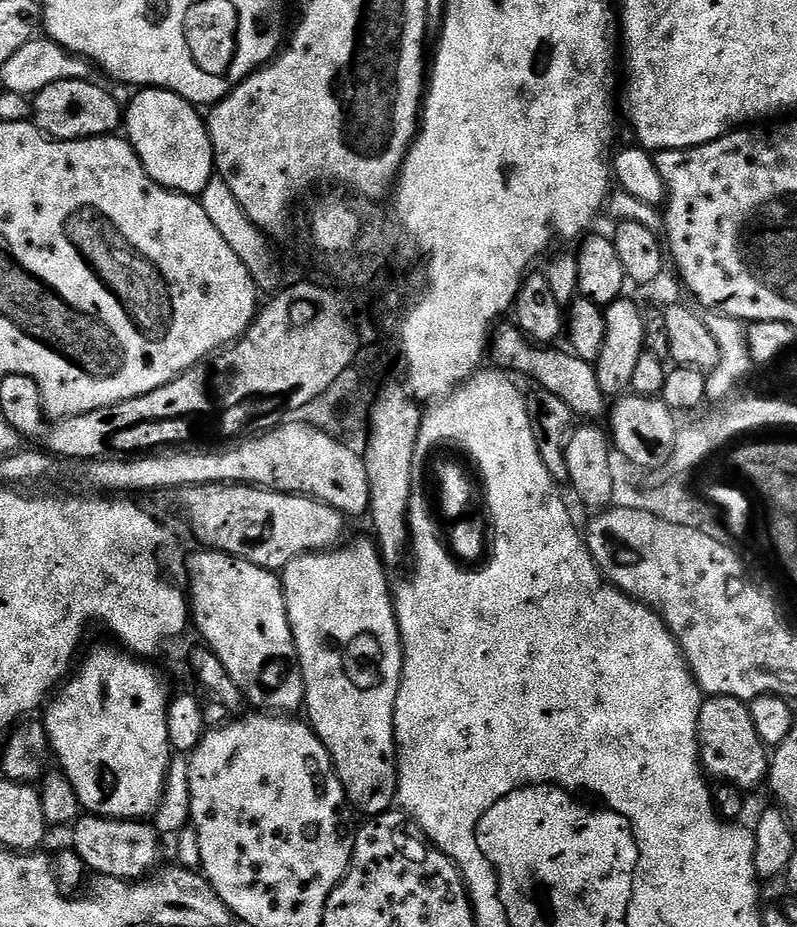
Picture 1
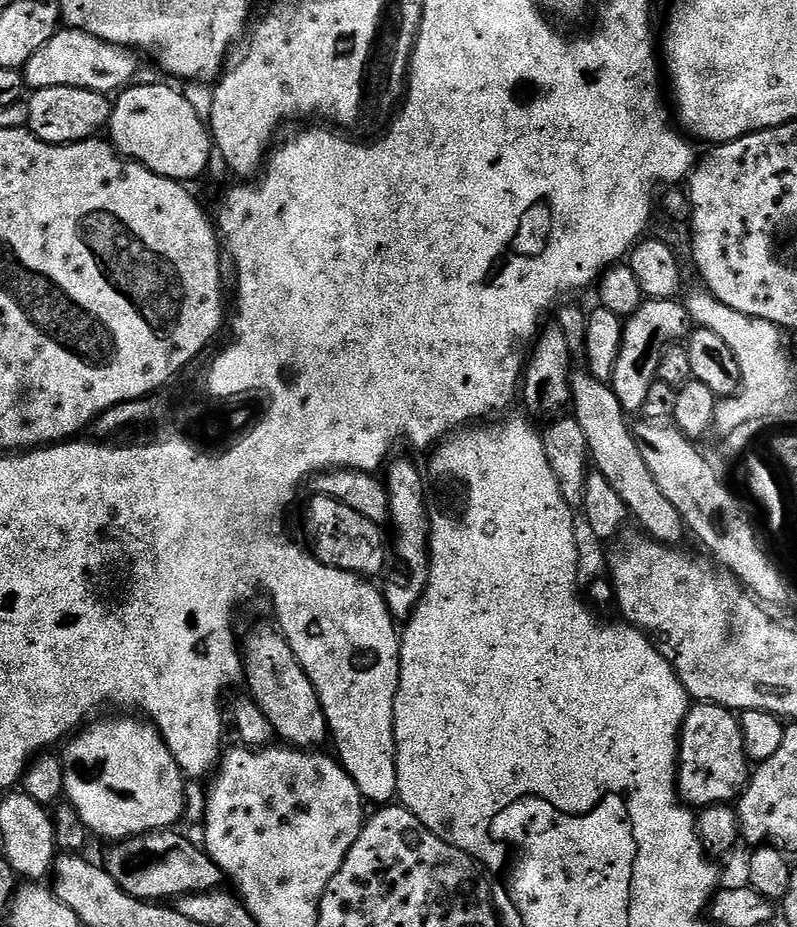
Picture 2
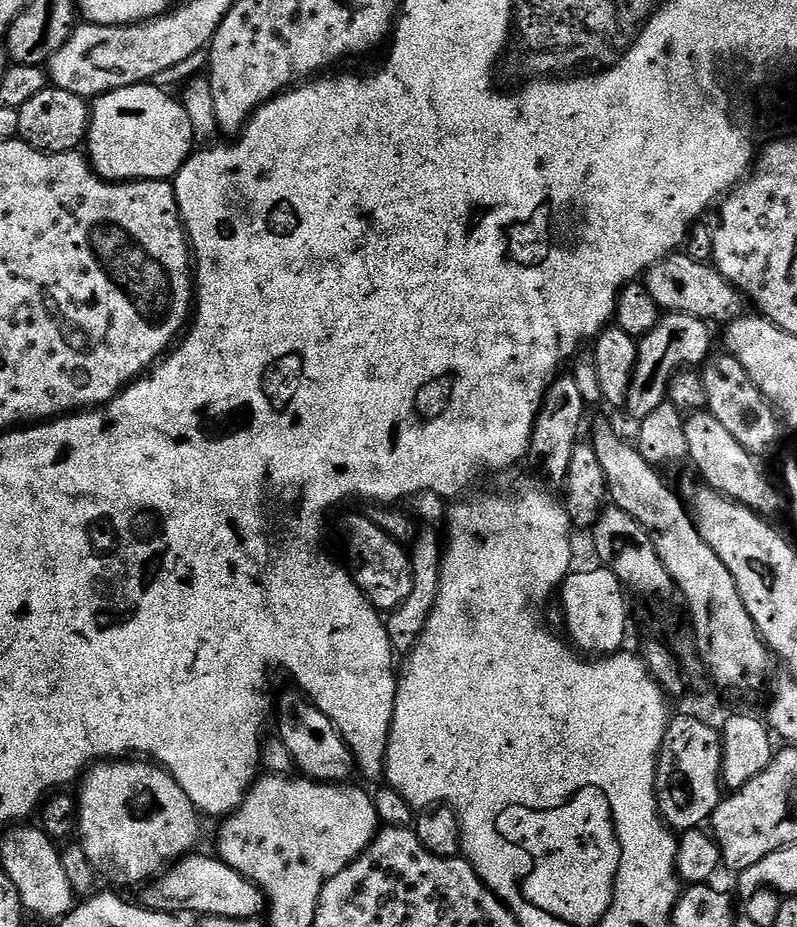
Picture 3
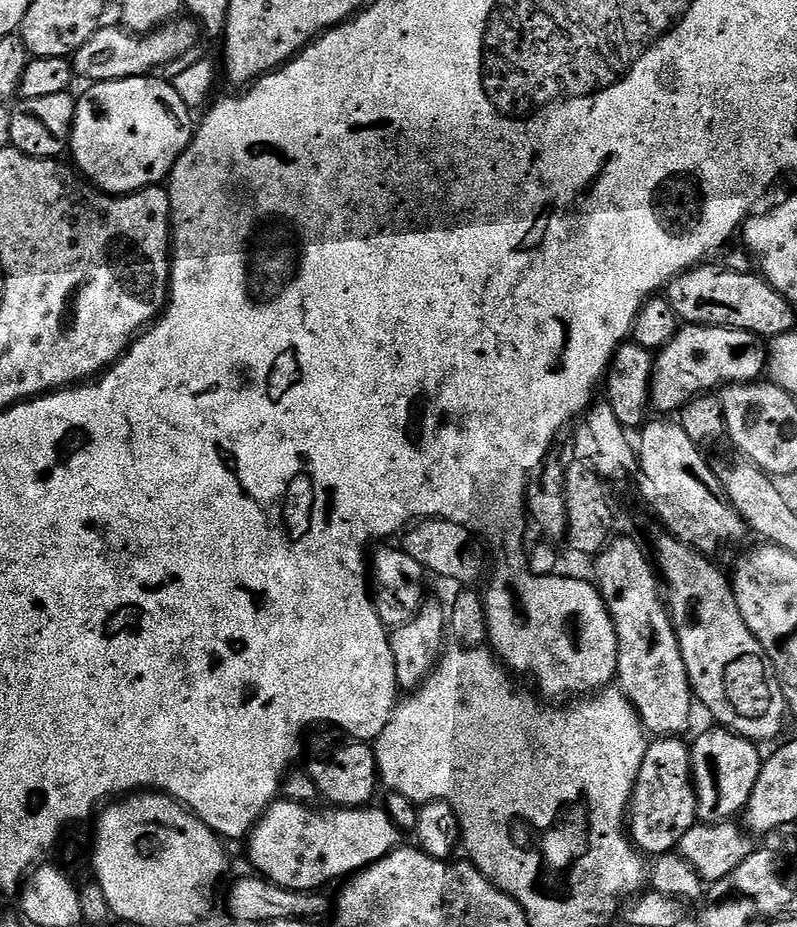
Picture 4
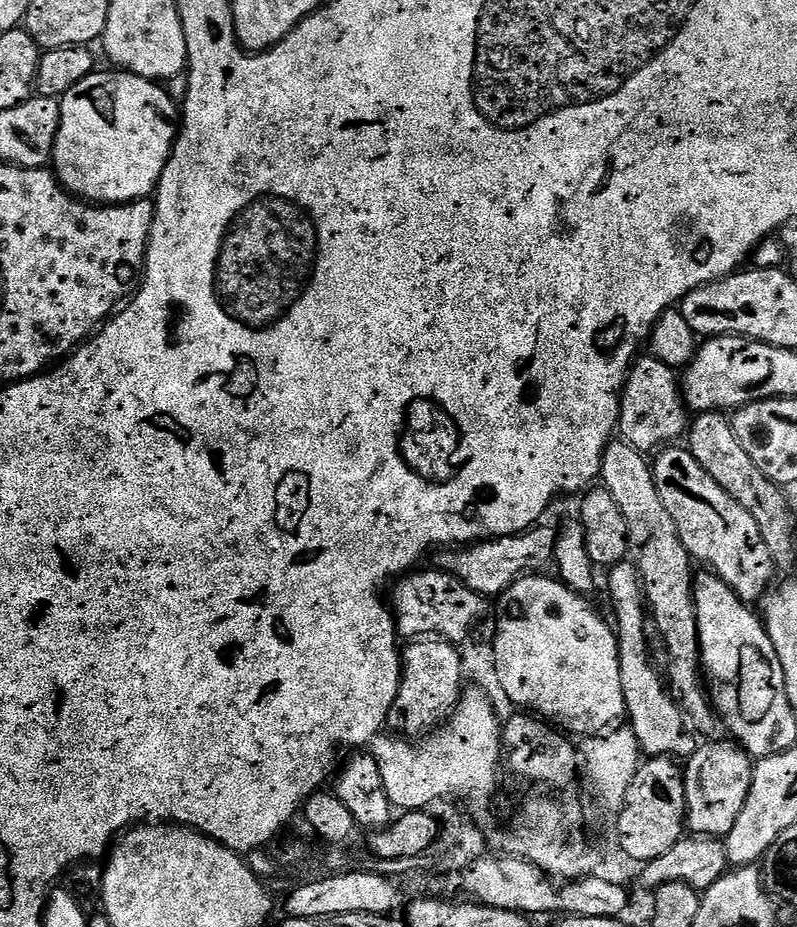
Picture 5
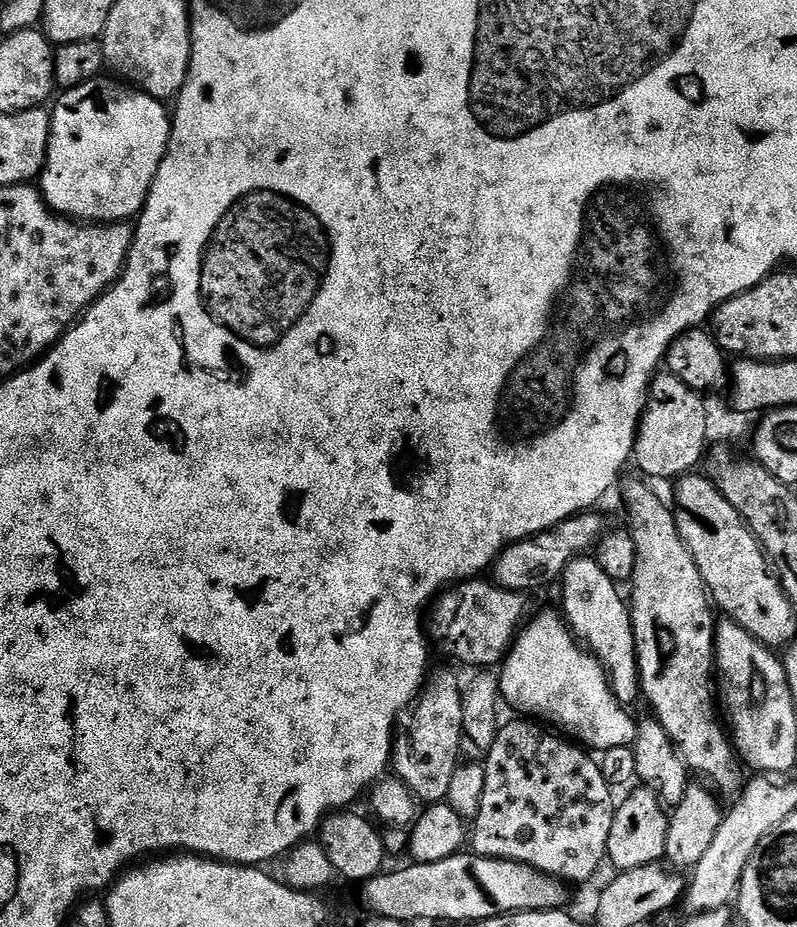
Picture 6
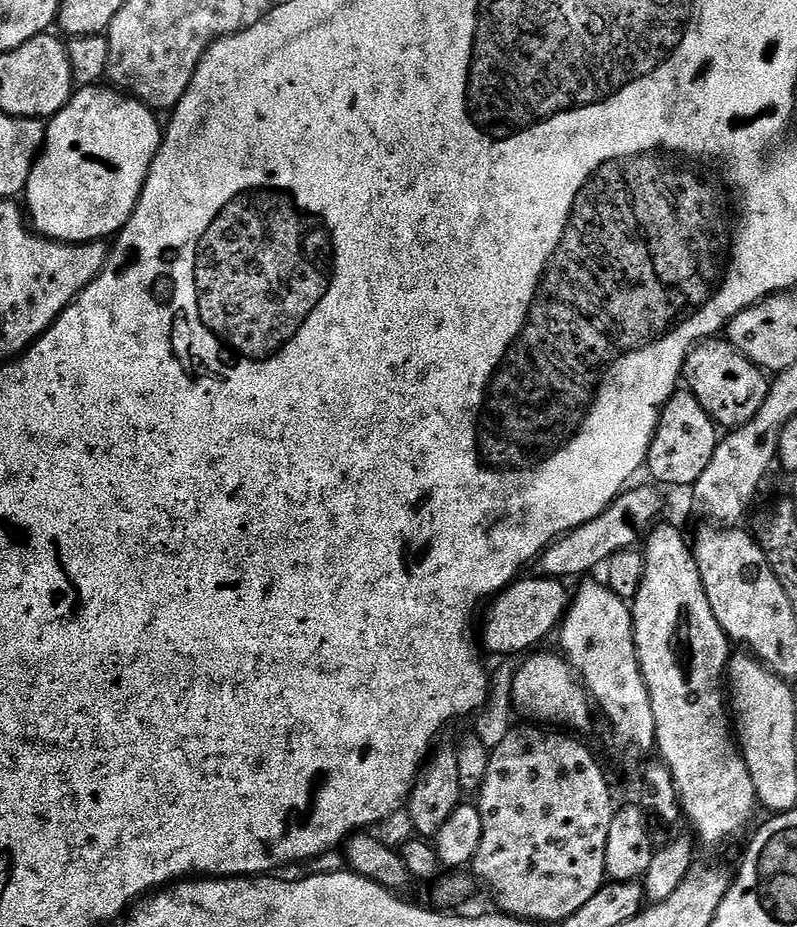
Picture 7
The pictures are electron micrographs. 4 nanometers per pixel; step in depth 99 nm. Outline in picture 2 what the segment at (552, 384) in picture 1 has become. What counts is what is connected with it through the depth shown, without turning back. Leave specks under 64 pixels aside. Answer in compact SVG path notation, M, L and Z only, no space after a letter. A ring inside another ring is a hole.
M577 371L572 378L570 408L578 426L582 426L586 434L590 460L595 471L602 473L606 482L610 482L610 486L618 490L618 498L622 498L634 520L644 527L641 529L662 544L679 545L679 540L686 536L686 525L670 498L666 498L666 494L658 490L658 482L654 482L654 474L650 474L646 461L642 459L642 450L638 450L630 424L628 428L629 417L618 402L614 390L605 381L594 378L587 371Z

